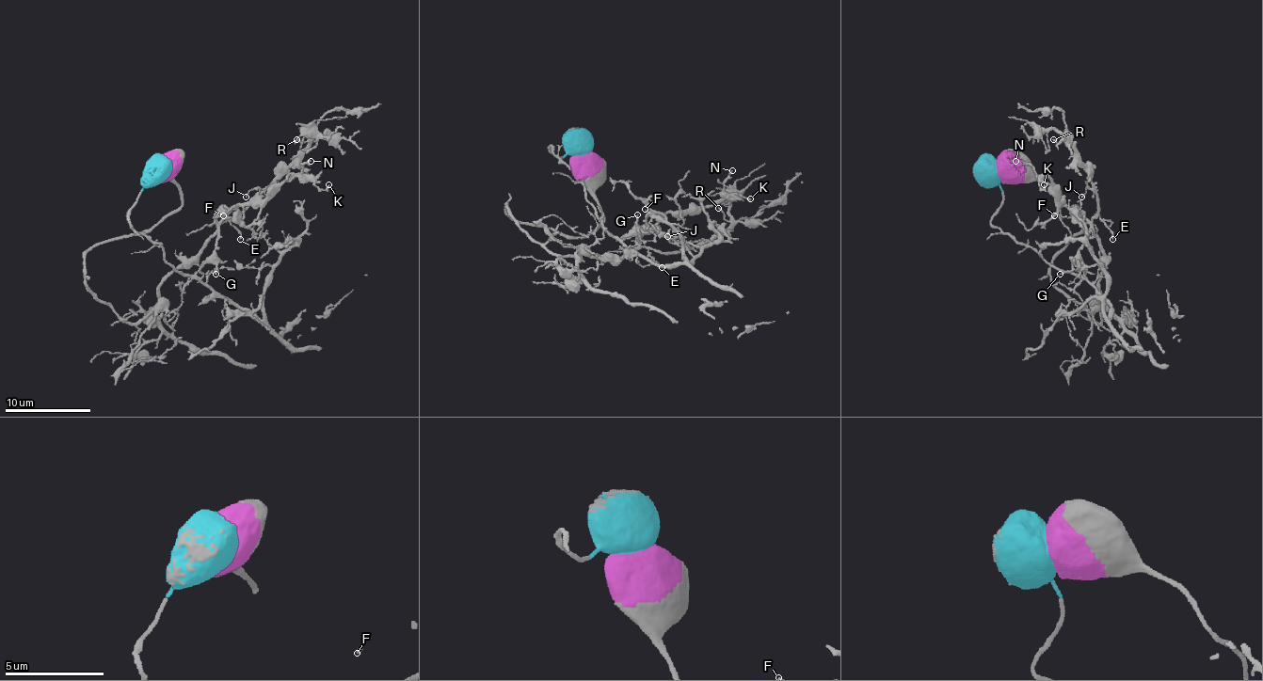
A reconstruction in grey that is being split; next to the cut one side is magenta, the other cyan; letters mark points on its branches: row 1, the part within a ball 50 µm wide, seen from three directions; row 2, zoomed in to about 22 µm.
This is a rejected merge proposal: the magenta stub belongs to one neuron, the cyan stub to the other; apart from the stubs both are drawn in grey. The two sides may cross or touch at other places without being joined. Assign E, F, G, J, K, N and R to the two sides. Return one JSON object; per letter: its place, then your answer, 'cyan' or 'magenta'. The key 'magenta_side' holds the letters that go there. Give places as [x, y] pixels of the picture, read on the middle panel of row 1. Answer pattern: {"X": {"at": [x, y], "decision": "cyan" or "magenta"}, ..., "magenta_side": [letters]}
{"E": {"at": [662, 267], "decision": "magenta"}, "F": {"at": [645, 209], "decision": "magenta"}, "G": {"at": [637, 214], "decision": "magenta"}, "J": {"at": [667, 236], "decision": "magenta"}, "K": {"at": [750, 198], "decision": "magenta"}, "N": {"at": [732, 170], "decision": "magenta"}, "R": {"at": [718, 208], "decision": "magenta"}, "magenta_side": ["E", "F", "G", "J", "K", "N", "R"]}

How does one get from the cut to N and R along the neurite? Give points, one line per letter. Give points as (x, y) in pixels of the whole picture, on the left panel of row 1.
N: (158, 171), (176, 210), (86, 255), (86, 285), (131, 324), (218, 213), (266, 201), (311, 160)
R: (158, 171), (182, 201), (176, 210), (86, 255), (86, 285), (131, 324), (216, 227), (309, 145), (296, 138)

